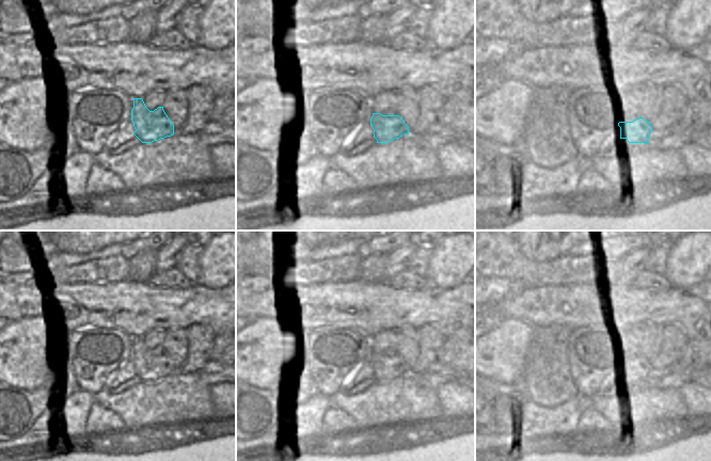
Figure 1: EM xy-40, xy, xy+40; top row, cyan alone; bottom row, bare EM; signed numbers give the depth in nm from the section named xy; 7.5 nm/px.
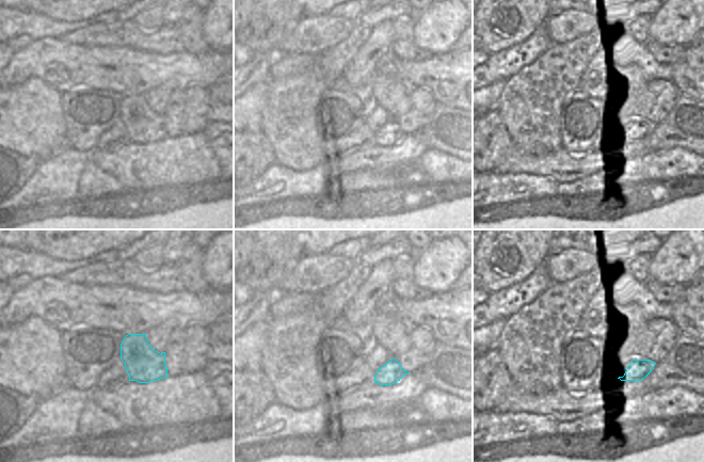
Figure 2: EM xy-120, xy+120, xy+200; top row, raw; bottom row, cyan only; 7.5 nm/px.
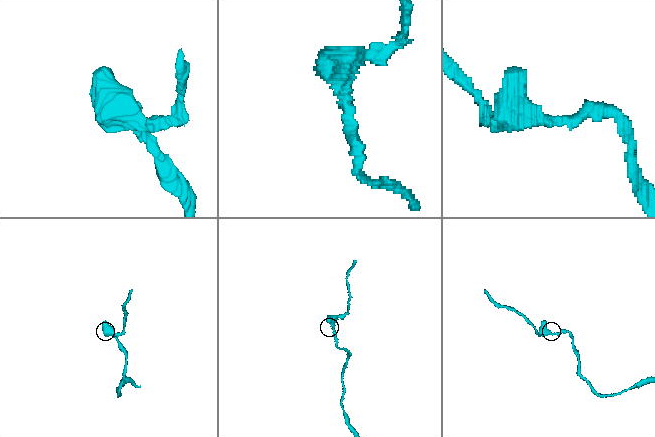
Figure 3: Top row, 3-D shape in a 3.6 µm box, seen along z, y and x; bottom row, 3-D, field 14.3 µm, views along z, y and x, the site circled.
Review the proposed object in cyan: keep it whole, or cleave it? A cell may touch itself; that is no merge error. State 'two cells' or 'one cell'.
one cell

